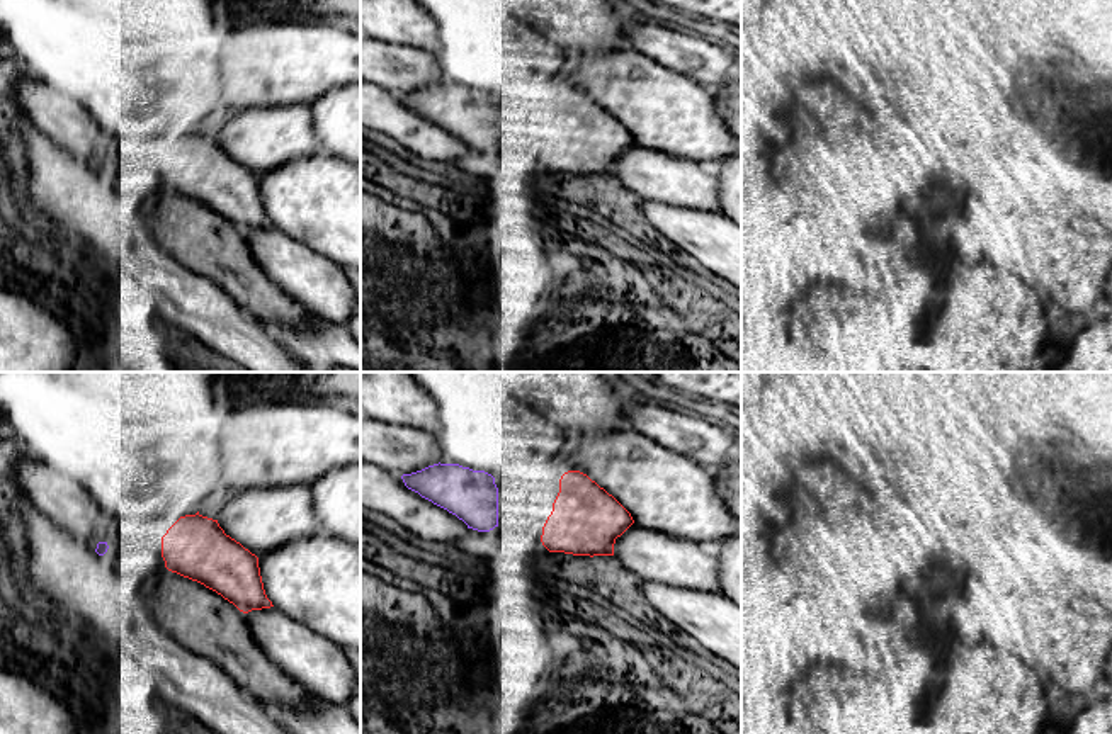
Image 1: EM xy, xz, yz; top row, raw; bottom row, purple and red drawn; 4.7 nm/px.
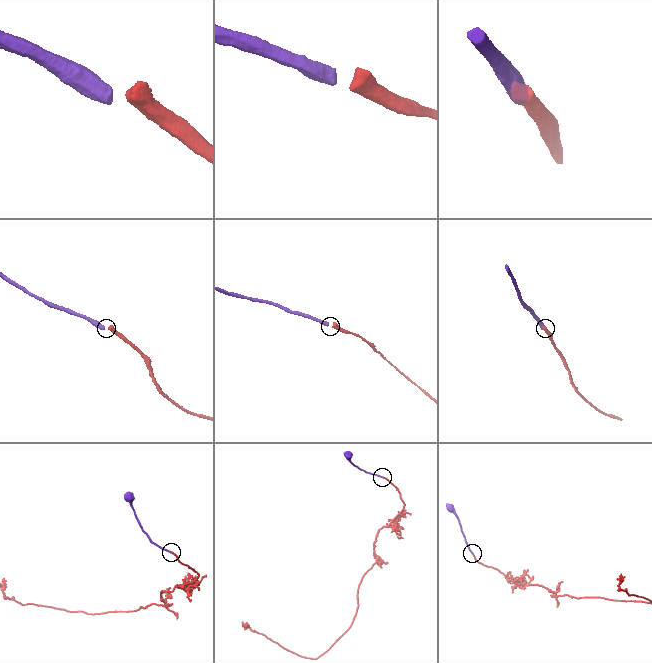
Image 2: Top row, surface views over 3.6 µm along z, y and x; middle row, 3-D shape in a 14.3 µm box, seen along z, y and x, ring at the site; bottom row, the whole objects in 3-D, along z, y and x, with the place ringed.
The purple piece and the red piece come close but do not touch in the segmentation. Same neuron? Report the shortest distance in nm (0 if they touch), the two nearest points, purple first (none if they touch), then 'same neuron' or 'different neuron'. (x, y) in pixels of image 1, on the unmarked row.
220 nm | xz (497, 145), (541, 155) | different neuron

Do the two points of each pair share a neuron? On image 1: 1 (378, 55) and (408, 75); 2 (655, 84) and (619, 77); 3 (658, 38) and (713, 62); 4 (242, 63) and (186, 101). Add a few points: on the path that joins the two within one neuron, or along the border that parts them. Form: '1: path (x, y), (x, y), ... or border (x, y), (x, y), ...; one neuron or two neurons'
1: path (385, 62), (390, 67), (402, 68); one neuron
2: path (646, 84), (628, 84); one neuron
3: path (672, 48), (699, 58); one neuron
4: border (218, 72), (223, 82), (225, 107); two neurons

